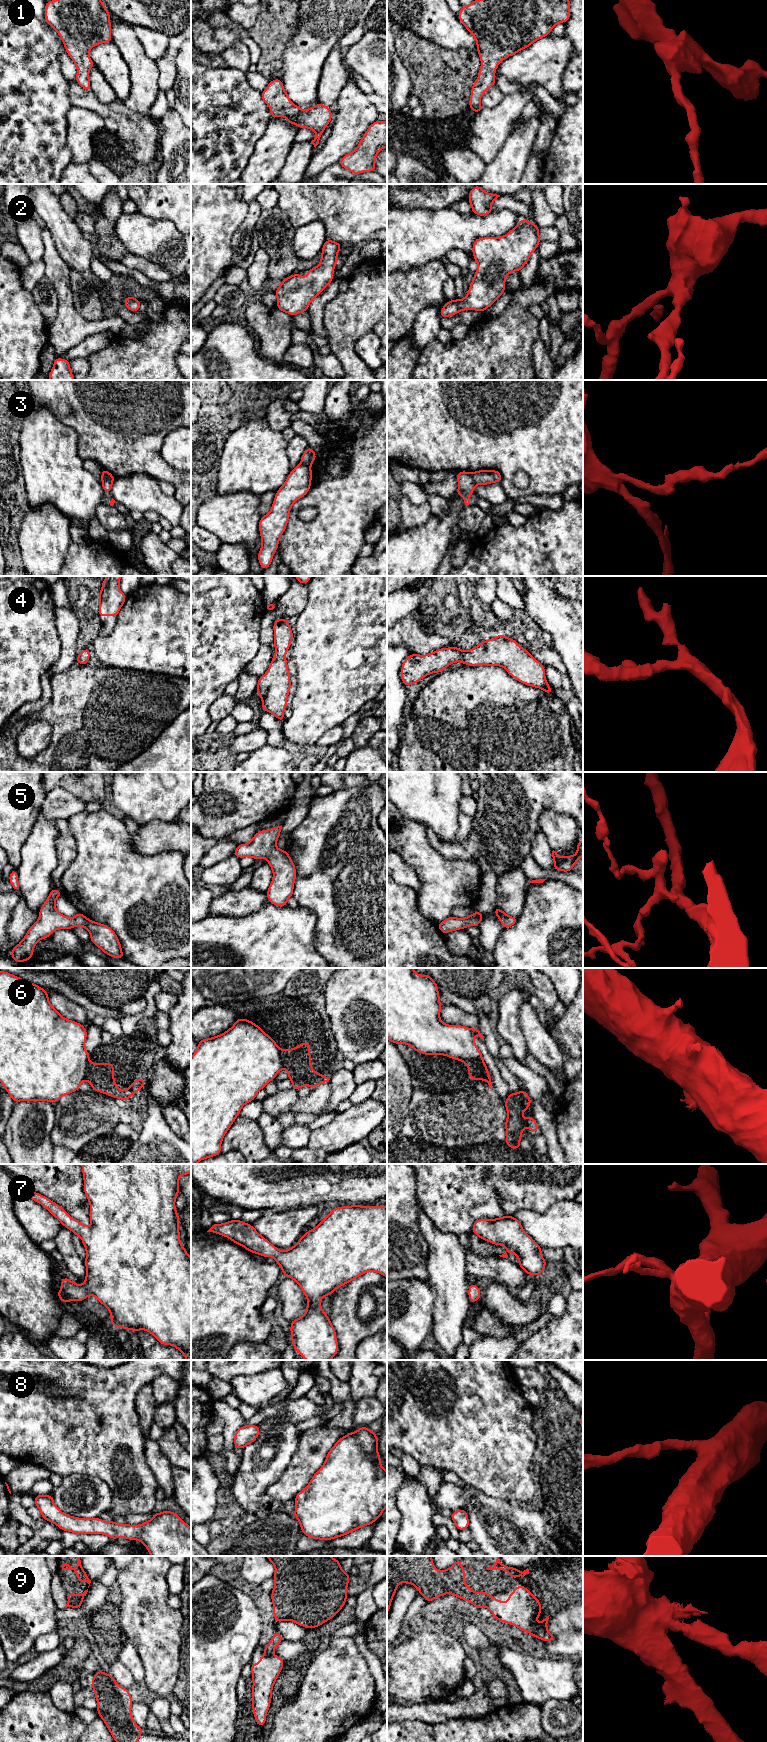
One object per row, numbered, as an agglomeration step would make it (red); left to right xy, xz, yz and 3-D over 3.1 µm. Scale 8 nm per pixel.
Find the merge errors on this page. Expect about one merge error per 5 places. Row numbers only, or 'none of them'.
3, 6

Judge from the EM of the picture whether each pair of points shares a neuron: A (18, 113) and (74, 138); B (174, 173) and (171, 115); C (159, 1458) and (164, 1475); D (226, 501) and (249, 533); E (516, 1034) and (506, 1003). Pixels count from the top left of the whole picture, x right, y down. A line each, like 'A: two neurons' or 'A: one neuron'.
A: two neurons
B: one neuron
C: one neuron
D: one neuron
E: one neuron

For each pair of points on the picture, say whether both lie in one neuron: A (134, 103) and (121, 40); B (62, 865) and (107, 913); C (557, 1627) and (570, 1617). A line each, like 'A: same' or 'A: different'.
A: same
B: different
C: same

